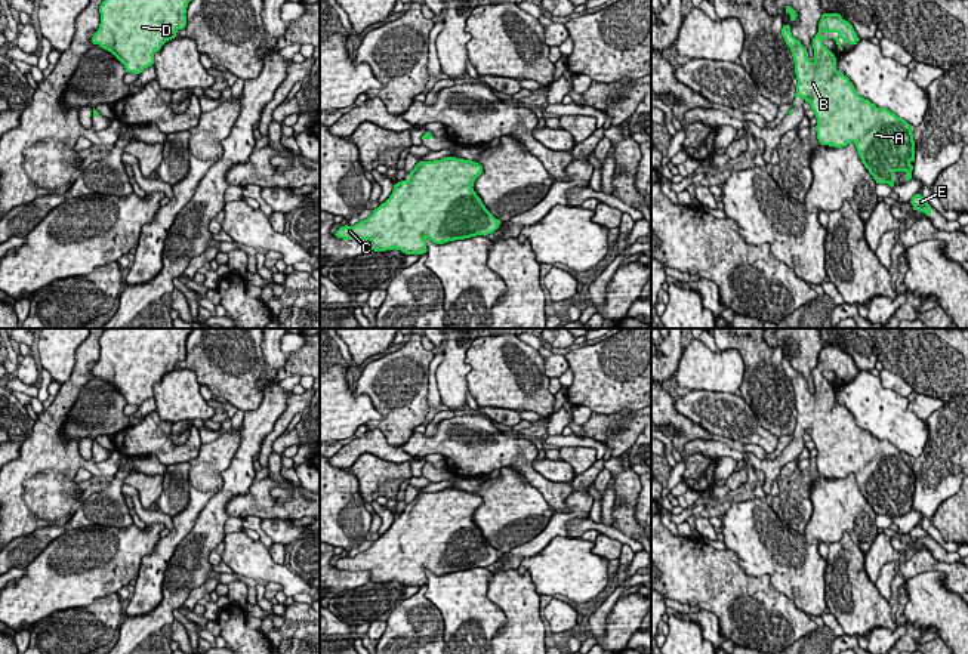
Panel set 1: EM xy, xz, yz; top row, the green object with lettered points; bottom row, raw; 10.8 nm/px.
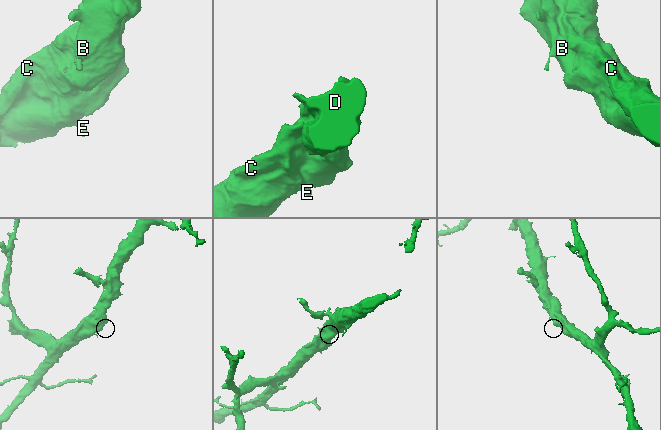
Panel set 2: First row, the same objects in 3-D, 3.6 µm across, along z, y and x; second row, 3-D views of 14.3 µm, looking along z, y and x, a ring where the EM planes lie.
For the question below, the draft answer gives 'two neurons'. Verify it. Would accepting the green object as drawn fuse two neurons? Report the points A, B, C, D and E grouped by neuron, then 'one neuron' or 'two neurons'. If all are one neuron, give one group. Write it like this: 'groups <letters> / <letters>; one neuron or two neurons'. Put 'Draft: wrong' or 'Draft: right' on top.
Draft: wrong
groups A B C D E; one neuron

